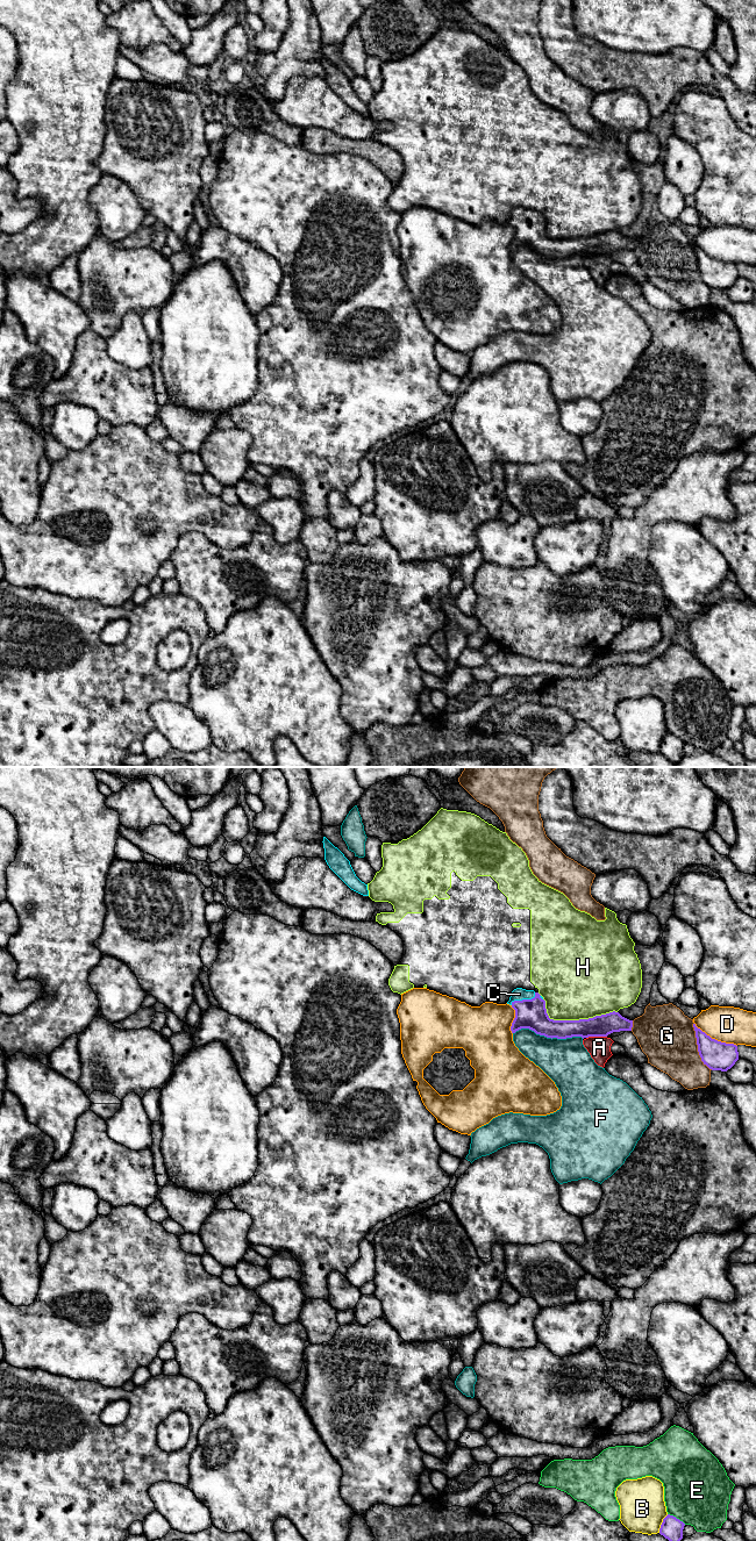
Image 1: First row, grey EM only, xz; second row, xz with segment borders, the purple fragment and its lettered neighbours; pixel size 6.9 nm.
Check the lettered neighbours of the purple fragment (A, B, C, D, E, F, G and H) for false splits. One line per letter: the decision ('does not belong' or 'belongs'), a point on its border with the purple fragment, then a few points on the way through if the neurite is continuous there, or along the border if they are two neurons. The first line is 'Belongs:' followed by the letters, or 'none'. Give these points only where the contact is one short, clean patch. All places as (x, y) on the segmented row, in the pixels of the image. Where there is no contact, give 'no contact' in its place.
Belongs: C
A: does not belong; meets purple in xz at (596, 1036); border along xz (606, 1036), (589, 1036), (586, 1038)
B: does not belong; meets purple in xz at (662, 1524)
C: belongs; meets purple in xz at (523, 1000); runs through xz (529, 1013), (529, 1006), (523, 1000), (519, 994)
D: does not belong; meets purple in xz at (714, 1039)
E: does not belong; meets purple in xz at (676, 1518)
F: does not belong; meets purple in xz at (548, 1037)
G: does not belong; meets purple in xz at (698, 1047)
H: does not belong; meets purple in xz at (573, 1020)

